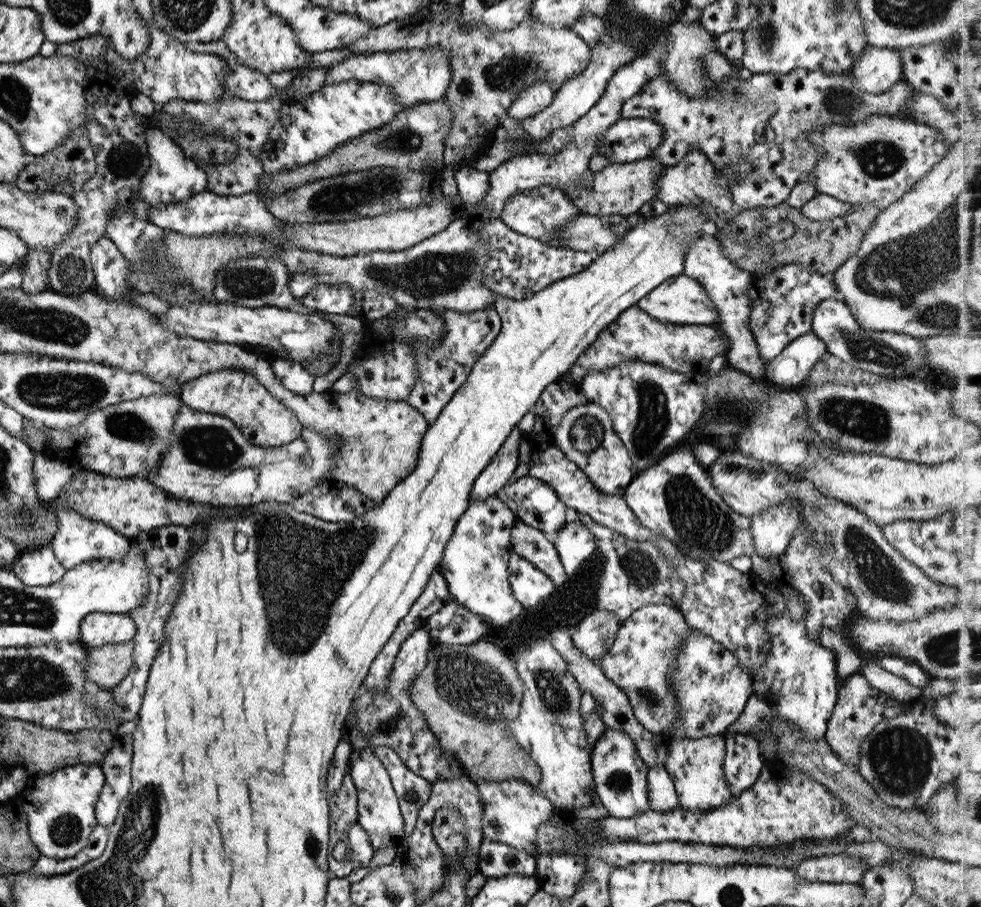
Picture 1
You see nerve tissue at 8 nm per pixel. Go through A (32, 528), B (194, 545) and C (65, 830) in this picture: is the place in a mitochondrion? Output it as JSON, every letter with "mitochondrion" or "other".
{"A":"mitochondrion","B":"other","C":"mitochondrion"}

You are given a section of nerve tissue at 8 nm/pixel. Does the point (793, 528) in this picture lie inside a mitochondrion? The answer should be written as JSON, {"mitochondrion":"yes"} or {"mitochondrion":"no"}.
{"mitochondrion":"no"}

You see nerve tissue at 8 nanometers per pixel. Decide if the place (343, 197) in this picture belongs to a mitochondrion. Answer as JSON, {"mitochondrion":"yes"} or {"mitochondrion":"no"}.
{"mitochondrion":"yes"}

